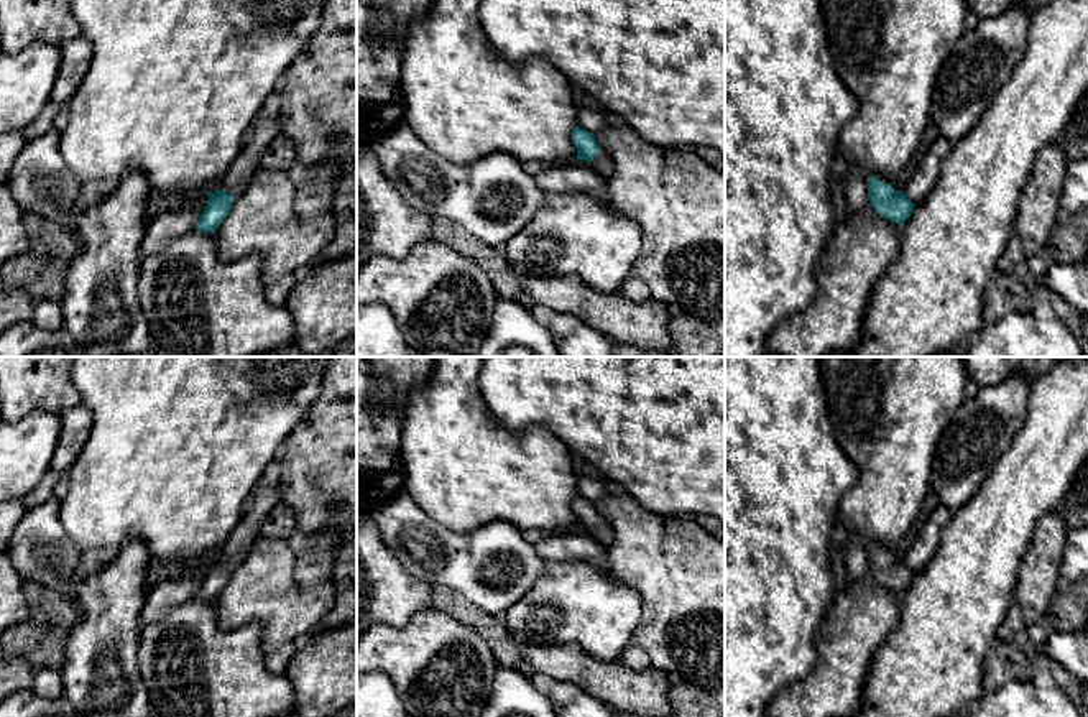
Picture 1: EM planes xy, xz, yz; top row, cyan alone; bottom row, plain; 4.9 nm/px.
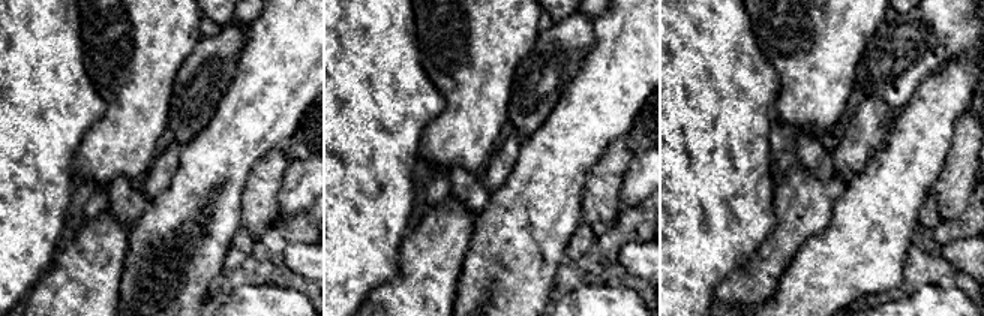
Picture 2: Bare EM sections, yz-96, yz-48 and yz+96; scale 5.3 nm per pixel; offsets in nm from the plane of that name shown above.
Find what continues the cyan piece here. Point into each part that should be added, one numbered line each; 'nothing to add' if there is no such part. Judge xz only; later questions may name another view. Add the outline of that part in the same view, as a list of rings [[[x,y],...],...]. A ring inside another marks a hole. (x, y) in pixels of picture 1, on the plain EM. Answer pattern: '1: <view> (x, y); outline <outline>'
1: xz (602, 531); outline [[[600,516],[600,521],[590,530],[590,536],[603,546],[613,543],[613,530],[603,516]]]

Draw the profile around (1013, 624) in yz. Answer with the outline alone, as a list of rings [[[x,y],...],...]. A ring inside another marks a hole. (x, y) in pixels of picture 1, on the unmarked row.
[[[1012,602],[1006,618],[998,628],[996,645],[1014,646],[1019,631],[1024,631],[1022,610],[1016,602]]]

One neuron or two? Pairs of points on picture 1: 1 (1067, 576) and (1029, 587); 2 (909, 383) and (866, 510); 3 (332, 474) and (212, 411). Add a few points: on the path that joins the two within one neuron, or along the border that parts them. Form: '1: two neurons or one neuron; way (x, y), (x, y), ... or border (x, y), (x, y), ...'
1: two neurons; border (1065, 541), (1059, 571), (1059, 589)
2: one neuron; way (893, 415), (893, 479)
3: two neurons; border (303, 415), (276, 456)

